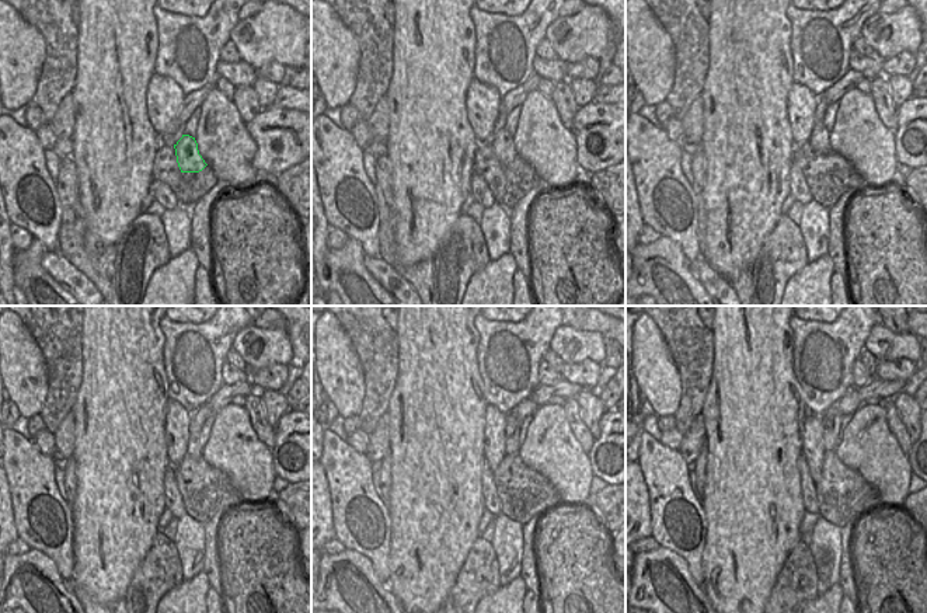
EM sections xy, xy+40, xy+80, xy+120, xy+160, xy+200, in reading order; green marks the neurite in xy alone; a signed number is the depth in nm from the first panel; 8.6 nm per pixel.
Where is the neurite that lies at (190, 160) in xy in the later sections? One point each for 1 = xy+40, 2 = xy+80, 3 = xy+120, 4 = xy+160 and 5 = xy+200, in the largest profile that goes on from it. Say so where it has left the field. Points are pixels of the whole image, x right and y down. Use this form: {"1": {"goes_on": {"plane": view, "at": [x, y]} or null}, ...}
{"1": {"goes_on": {"plane": "xy+40", "at": [504, 147]}}, "2": {"goes_on": {"plane": "xy+80", "at": [819, 138]}}, "3": {"goes_on": {"plane": "xy+120", "at": [198, 417]}}, "4": {"goes_on": {"plane": "xy+160", "at": [513, 422]}}, "5": {"goes_on": {"plane": "xy+200", "at": [832, 418]}}}

